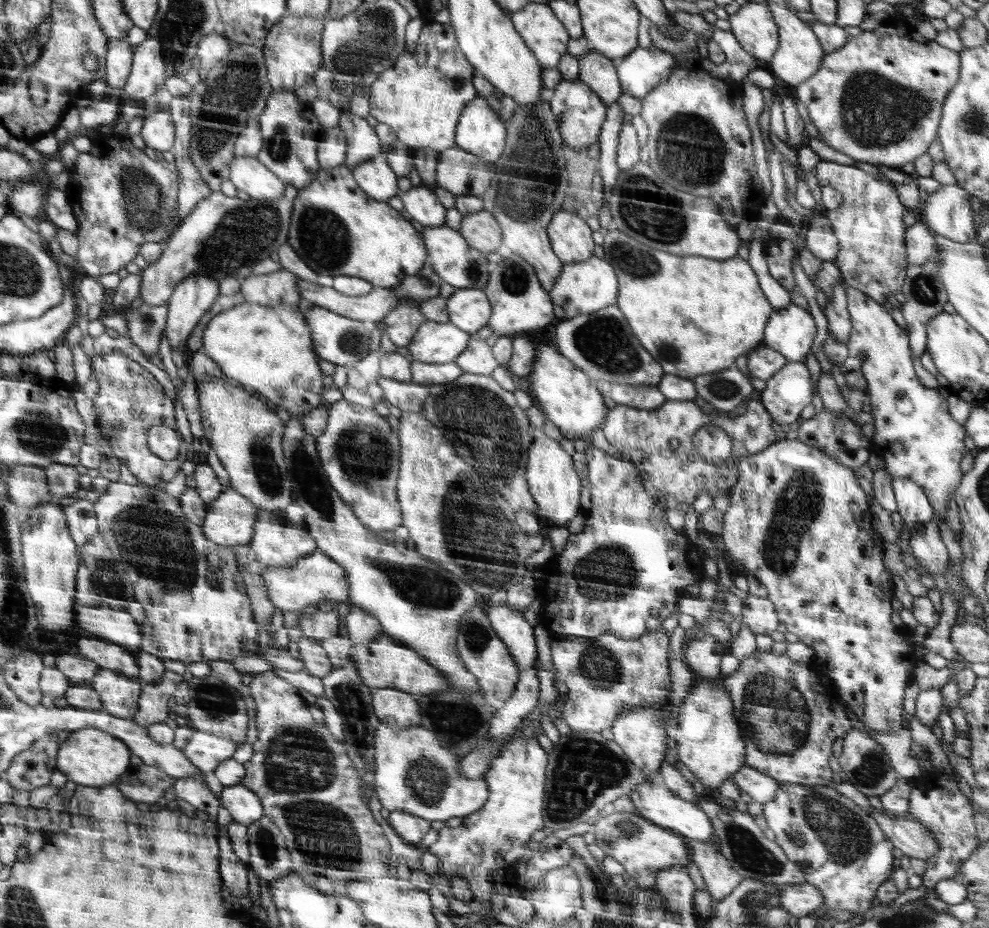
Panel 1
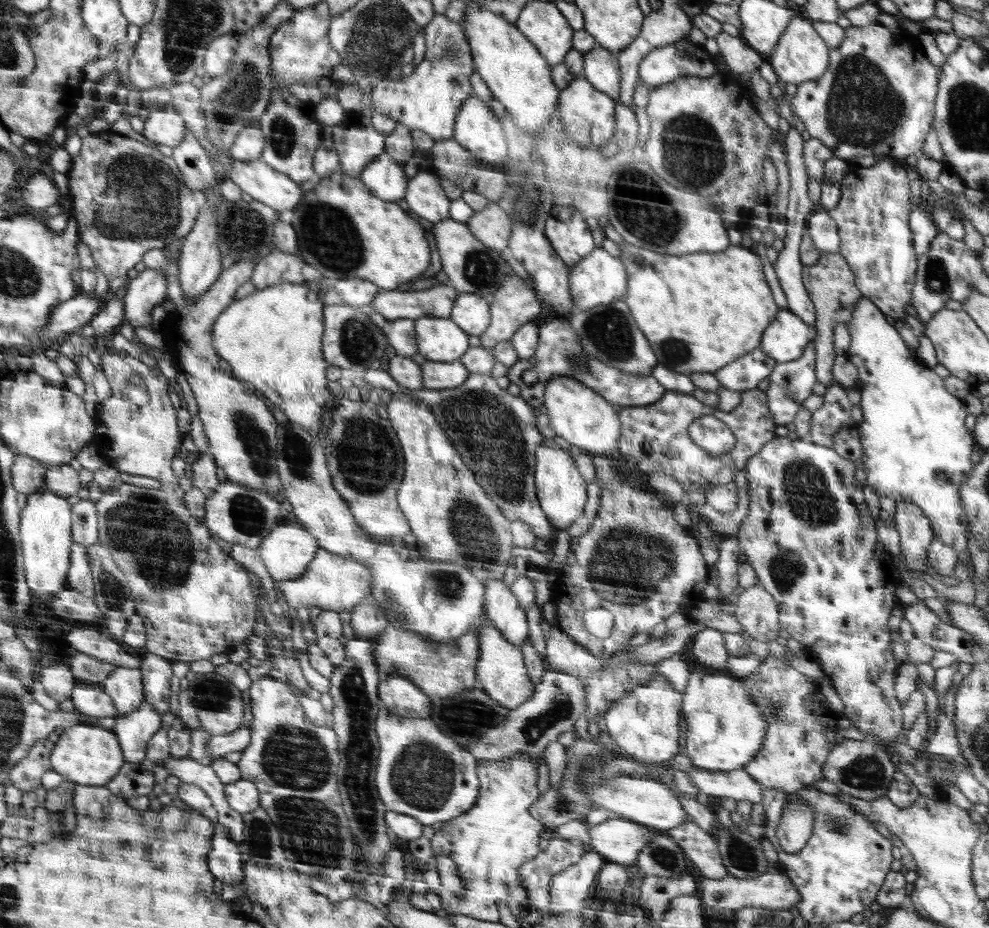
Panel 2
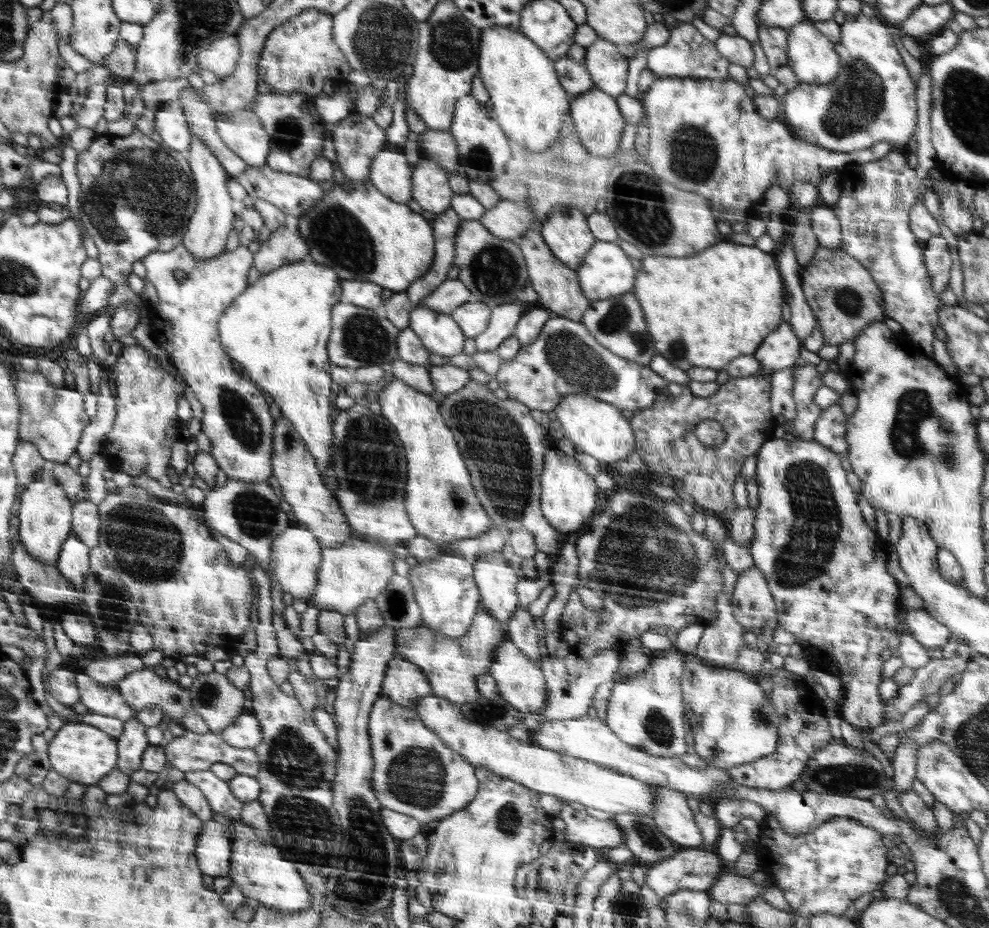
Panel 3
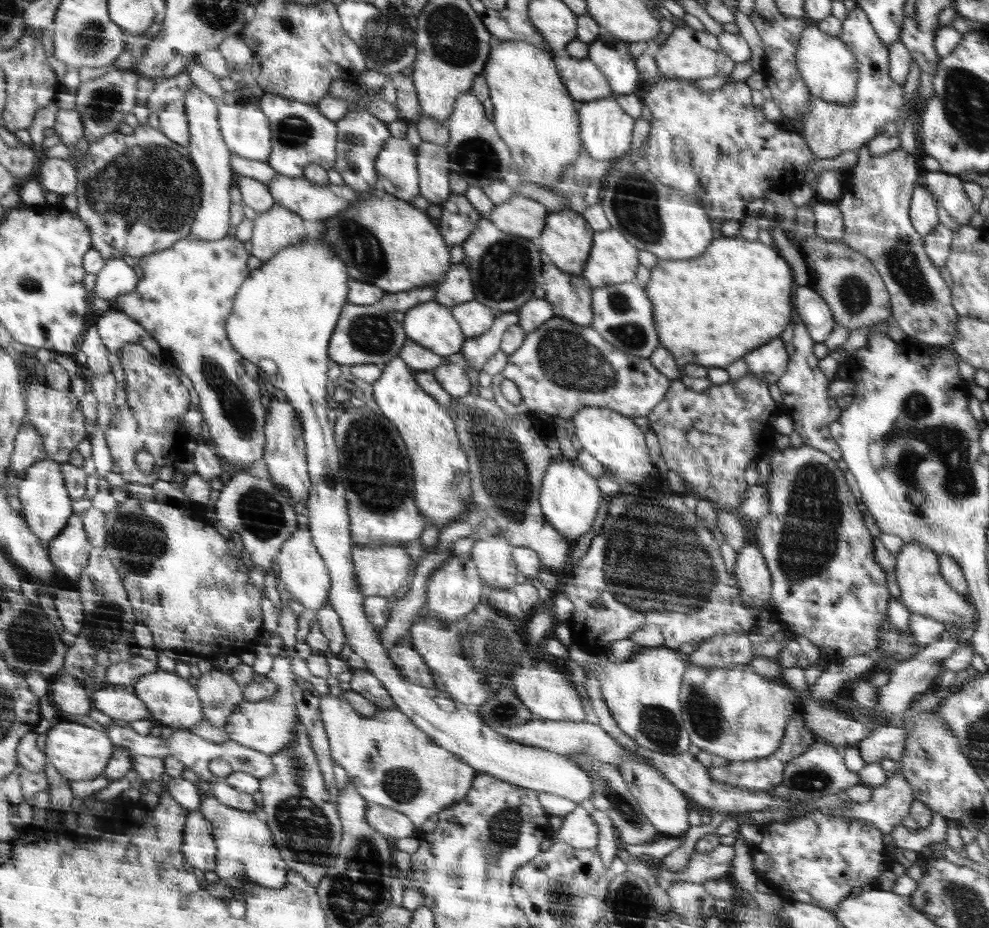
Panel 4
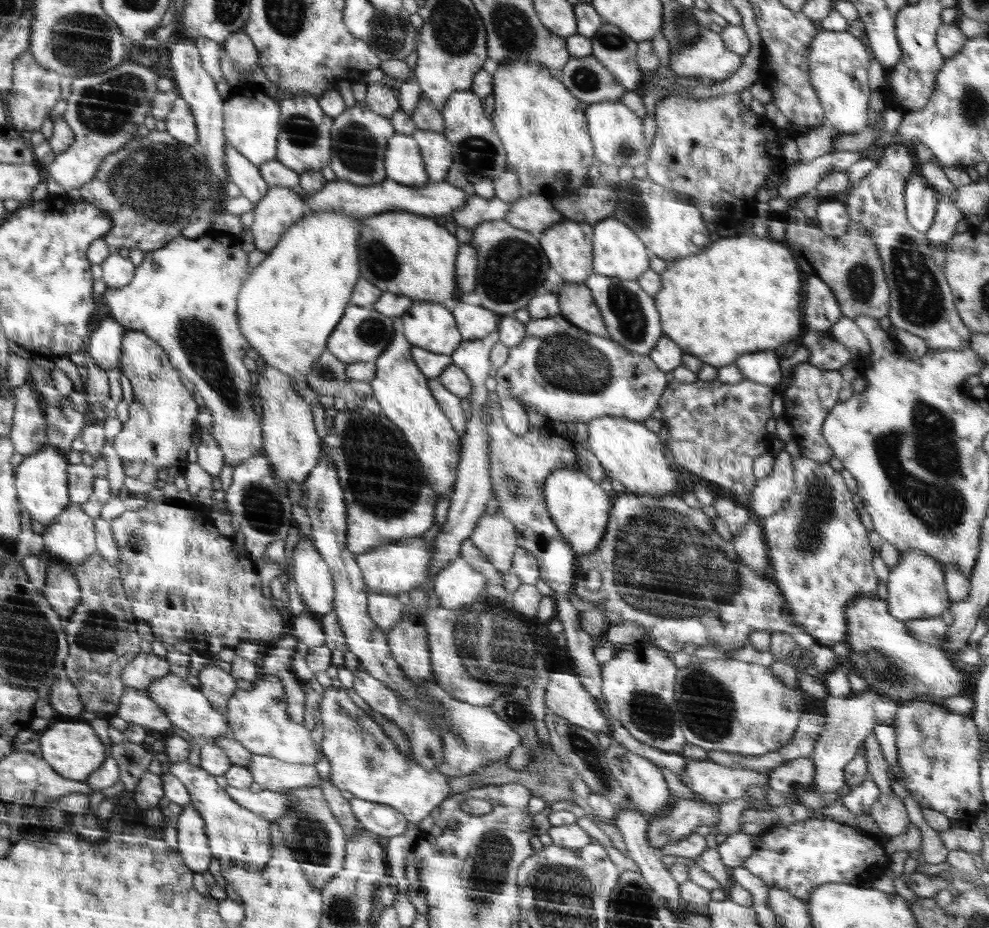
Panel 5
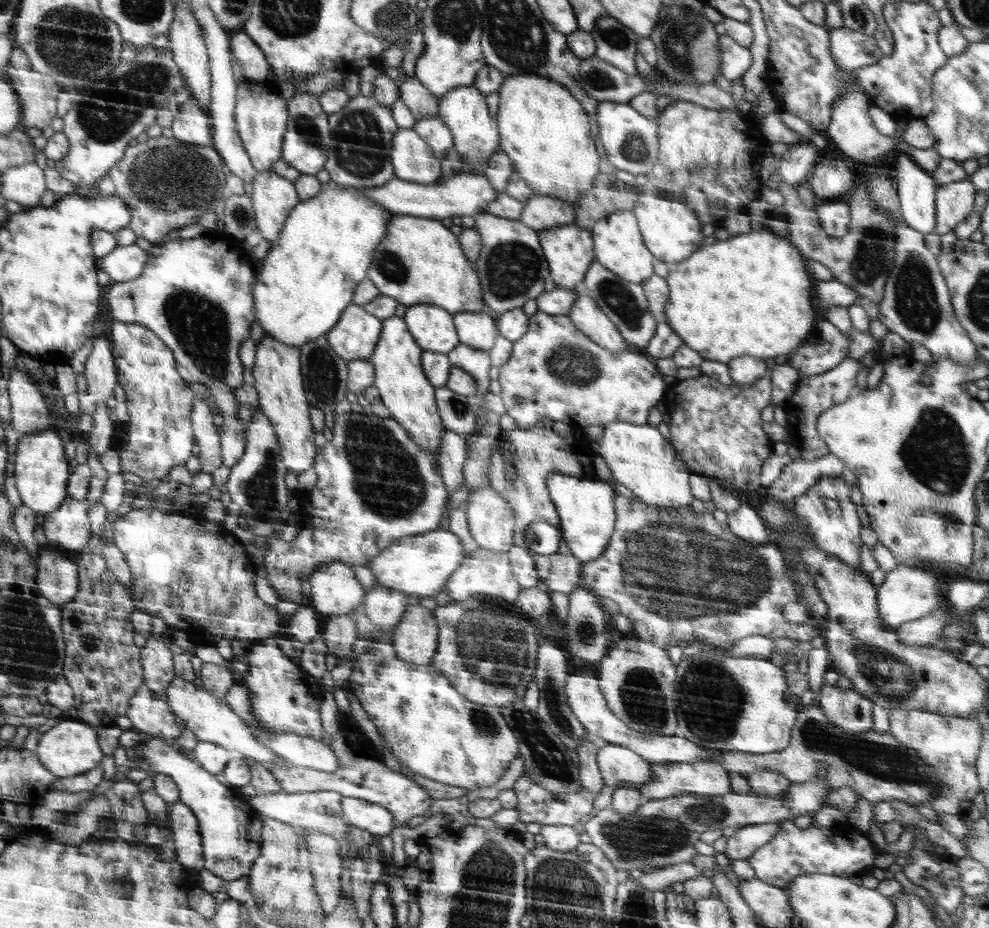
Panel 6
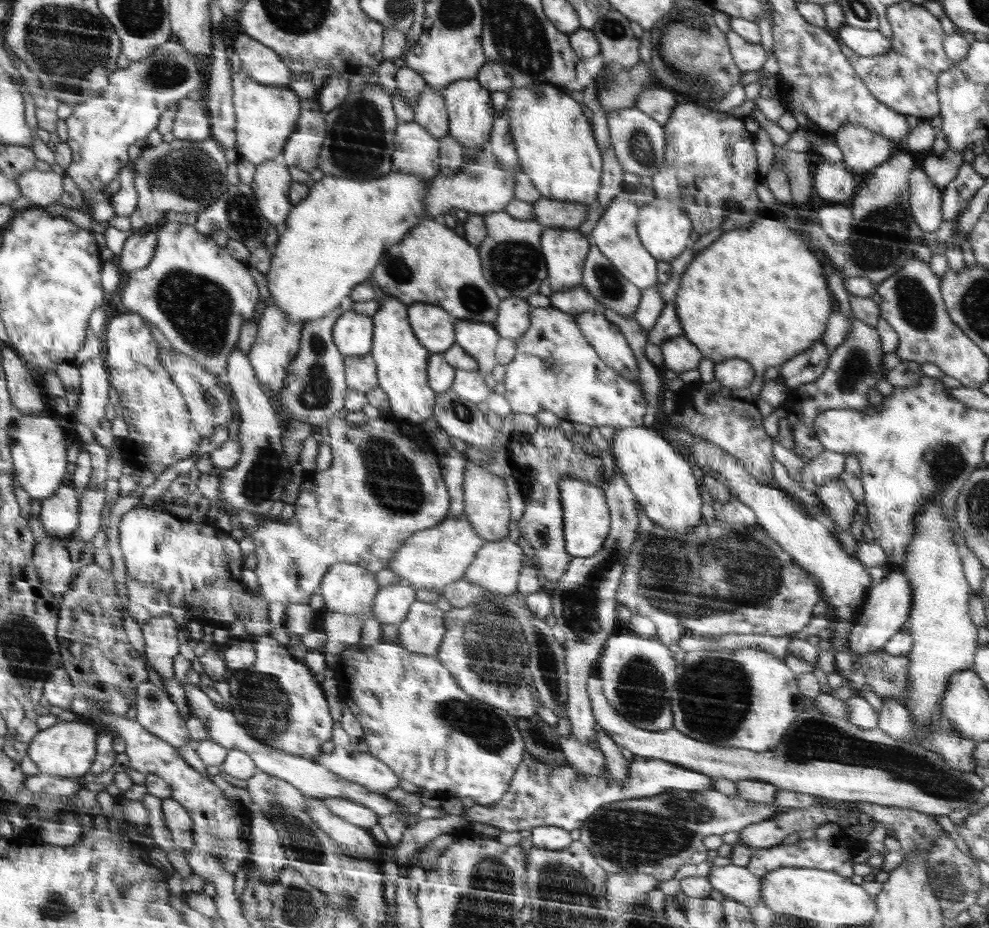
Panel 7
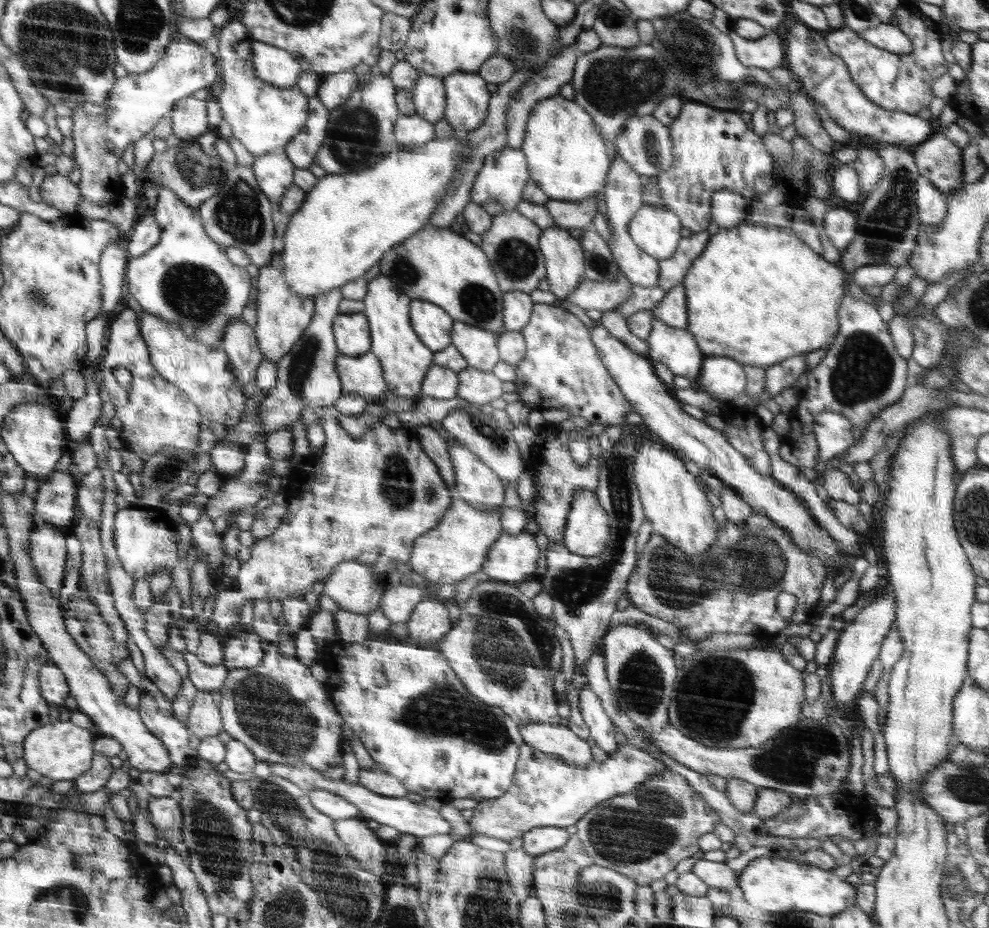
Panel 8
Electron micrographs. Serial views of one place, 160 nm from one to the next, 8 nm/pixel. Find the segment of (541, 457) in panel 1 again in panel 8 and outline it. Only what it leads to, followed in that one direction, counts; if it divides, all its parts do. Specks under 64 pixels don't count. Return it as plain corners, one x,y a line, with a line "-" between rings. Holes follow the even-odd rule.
576,491
567,516
563,546
579,556
598,557
606,551
609,531
607,512
600,506
595,491

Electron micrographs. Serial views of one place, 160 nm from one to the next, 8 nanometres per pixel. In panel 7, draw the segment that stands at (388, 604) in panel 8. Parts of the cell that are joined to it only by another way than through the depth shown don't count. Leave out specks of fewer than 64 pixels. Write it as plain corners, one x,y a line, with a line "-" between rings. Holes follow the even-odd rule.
400,582
380,587
372,613
381,624
400,624
416,601
415,588

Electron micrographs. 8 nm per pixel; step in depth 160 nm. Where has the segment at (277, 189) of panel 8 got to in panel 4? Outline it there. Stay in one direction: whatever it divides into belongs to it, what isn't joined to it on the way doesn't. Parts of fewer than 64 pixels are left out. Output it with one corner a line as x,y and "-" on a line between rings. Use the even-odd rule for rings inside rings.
274,204
270,211
259,213
251,234
252,256
262,262
270,260
284,247
306,239
304,219
283,205

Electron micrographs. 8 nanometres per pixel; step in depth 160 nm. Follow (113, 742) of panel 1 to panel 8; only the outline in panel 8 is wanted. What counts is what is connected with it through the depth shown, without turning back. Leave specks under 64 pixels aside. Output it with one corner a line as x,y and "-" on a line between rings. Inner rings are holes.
52,721
35,728
26,738
23,744
23,759
28,768
36,770
51,780
74,780
86,774
90,770
90,764
94,761
92,754
92,742
94,734
91,729
74,726
72,721

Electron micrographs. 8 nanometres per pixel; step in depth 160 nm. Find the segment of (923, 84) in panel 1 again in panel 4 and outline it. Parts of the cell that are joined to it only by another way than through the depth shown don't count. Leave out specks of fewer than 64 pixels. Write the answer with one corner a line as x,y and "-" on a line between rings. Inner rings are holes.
855,7
844,17
837,37
856,58
856,91
854,101
849,104
830,103
808,94
809,109
800,119
803,122
801,136
817,158
834,159
846,150
856,152
871,138
893,131
897,119
905,122
910,112
905,105
903,86
890,78
889,48
877,38
875,29
860,7

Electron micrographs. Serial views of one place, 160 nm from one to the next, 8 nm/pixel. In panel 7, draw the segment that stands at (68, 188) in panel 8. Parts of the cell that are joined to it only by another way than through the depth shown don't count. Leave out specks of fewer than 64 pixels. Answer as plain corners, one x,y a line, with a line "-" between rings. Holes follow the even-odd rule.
36,168
21,174
16,182
20,196
30,200
32,207
45,208
62,197
63,177
55,171
40,171

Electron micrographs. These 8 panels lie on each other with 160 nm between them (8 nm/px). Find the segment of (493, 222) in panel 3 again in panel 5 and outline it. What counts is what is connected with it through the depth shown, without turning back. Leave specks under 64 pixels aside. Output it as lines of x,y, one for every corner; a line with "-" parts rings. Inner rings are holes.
525,194
510,204
504,220
516,228
541,235
548,227
560,222
562,214
546,197

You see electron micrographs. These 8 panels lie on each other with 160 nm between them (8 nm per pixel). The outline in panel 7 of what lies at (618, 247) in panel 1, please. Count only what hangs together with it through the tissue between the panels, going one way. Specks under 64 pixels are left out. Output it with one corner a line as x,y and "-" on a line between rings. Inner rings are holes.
764,213
754,225
722,233
714,244
709,244
706,250
695,255
682,274
674,303
685,339
698,347
702,358
715,363
726,359
747,360
754,369
754,380
750,386
731,389
733,397
756,404
768,368
784,364
823,338
828,319
837,304
822,275
818,258
805,244
798,229
790,229
783,222
776,222
775,217
-
778,244
800,244
804,248
782,248

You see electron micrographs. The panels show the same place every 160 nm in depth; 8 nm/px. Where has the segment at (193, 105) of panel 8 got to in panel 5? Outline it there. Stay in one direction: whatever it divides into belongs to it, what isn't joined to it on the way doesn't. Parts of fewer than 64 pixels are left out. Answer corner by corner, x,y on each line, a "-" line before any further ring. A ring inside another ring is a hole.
178,97
173,103
164,121
166,132
170,133
175,140
186,144
198,144
194,118
192,118
188,104
182,98

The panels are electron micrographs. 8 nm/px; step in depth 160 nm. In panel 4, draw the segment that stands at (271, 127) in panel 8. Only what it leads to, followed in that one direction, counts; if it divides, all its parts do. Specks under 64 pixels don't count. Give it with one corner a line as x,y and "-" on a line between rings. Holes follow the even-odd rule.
257,101
219,107
219,126
233,154
248,160
267,161
273,150
271,124

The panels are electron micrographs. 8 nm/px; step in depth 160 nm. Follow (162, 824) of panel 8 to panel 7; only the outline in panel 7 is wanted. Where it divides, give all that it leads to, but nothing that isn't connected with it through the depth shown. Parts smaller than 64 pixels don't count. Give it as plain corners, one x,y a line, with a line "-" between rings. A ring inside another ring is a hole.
172,797
164,799
162,806
164,823
170,829
172,840
184,850
191,849
194,846
191,830
193,821
190,819
187,810

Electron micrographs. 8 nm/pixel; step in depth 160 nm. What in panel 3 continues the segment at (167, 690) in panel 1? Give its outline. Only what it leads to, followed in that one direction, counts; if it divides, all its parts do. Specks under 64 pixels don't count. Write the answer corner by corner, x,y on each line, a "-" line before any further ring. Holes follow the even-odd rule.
135,716
124,723
123,733
117,738
119,760
117,769
132,774
141,769
144,750
150,746
145,735
146,728

